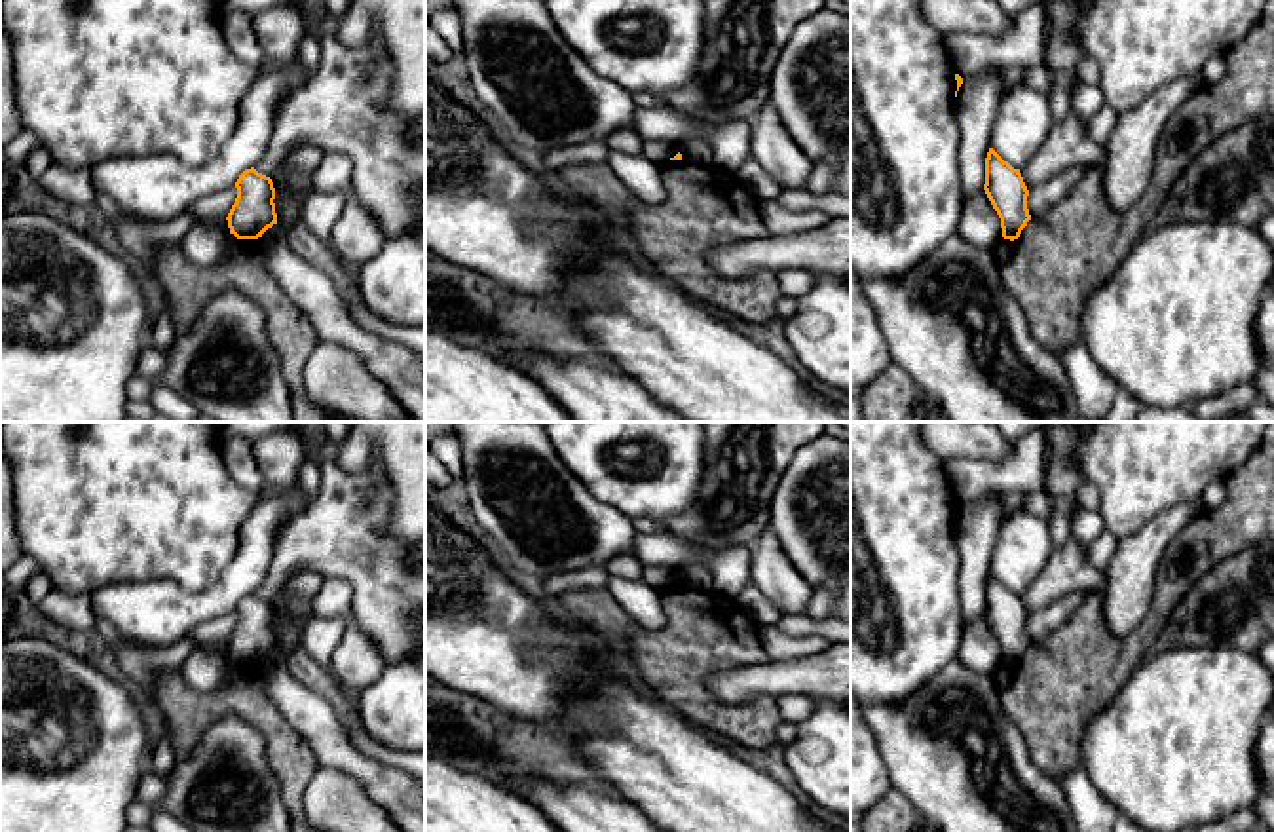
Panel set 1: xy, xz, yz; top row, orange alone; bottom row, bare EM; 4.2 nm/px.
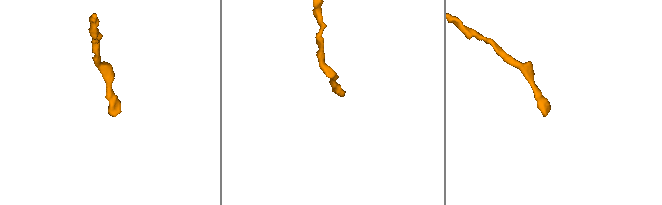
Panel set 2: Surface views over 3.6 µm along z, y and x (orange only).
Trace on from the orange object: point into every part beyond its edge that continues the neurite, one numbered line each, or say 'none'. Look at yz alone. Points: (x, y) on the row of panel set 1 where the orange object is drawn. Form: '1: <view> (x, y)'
none

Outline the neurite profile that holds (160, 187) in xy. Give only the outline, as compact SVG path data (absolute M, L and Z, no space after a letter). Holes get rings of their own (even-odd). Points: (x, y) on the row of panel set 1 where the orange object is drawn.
M294 61L254 80L239 104L237 125L211 161L190 165L171 154L118 156L91 167L95 194L106 194L125 215L171 220L201 198L234 188L245 169L266 154L273 116L285 99L308 82Z

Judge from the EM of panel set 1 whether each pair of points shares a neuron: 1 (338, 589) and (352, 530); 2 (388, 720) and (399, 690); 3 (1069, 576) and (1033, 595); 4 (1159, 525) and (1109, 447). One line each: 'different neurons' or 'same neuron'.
1: different neurons
2: same neuron
3: same neuron
4: different neurons

